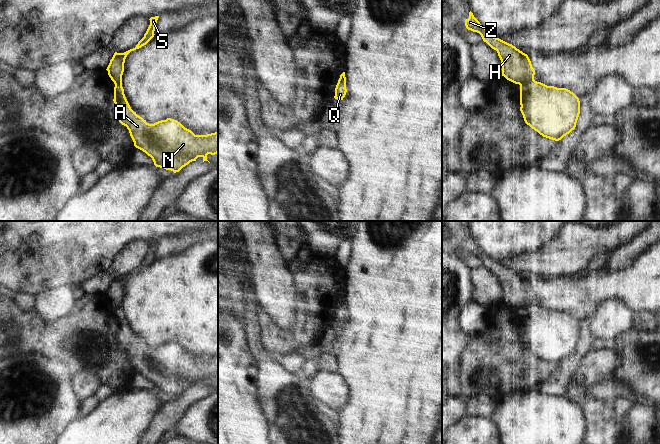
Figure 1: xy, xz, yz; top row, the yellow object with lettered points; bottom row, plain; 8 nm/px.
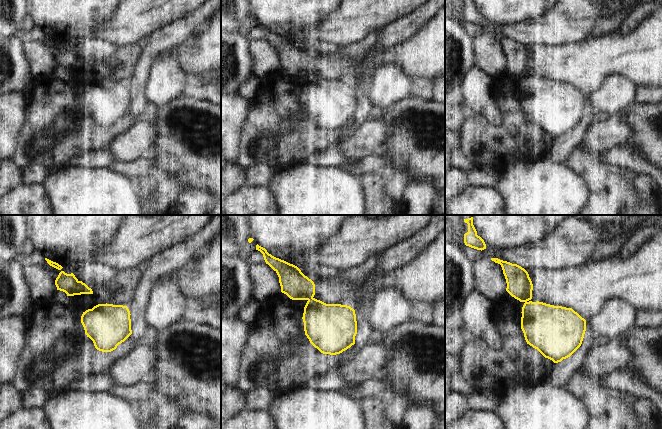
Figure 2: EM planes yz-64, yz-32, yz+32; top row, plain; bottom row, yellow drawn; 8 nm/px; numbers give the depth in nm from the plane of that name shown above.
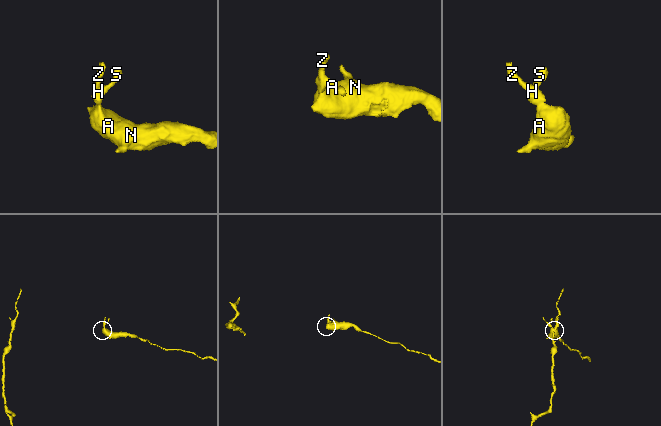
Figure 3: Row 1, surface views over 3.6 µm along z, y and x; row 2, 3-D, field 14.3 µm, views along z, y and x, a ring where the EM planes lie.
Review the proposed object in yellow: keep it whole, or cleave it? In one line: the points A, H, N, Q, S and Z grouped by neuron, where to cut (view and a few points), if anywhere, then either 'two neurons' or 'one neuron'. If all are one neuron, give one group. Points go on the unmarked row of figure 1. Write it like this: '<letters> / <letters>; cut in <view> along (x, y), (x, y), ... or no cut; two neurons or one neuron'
A N Q / H S Z; cut in yz along (533, 303), (520, 309); two neurons

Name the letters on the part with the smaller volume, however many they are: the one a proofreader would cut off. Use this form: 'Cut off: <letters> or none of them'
Cut off: H, S, Z

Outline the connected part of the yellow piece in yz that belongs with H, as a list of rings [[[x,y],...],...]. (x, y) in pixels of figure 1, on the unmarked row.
[[[469,236],[465,244],[468,254],[481,259],[492,273],[496,274],[502,287],[502,300],[515,308],[526,308],[534,304],[535,294],[527,278],[499,262],[494,261],[480,246]]]

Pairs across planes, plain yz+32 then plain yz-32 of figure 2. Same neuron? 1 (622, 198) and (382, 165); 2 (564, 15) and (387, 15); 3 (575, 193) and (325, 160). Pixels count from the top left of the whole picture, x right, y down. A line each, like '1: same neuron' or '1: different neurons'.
1: different neurons
2: same neuron
3: different neurons

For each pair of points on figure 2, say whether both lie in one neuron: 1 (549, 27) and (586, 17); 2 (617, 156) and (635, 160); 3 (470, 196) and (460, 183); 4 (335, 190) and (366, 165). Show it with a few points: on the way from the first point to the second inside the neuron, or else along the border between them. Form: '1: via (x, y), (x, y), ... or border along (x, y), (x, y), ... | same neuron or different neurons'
1: via (558, 27), (577, 17) | same neuron
2: via (621, 156), (631, 158) | same neuron
3: border along (468, 185), (455, 197) | different neurons
4: border along (342, 167), (360, 177) | different neurons

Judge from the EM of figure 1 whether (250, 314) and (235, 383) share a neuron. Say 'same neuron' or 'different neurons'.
different neurons

